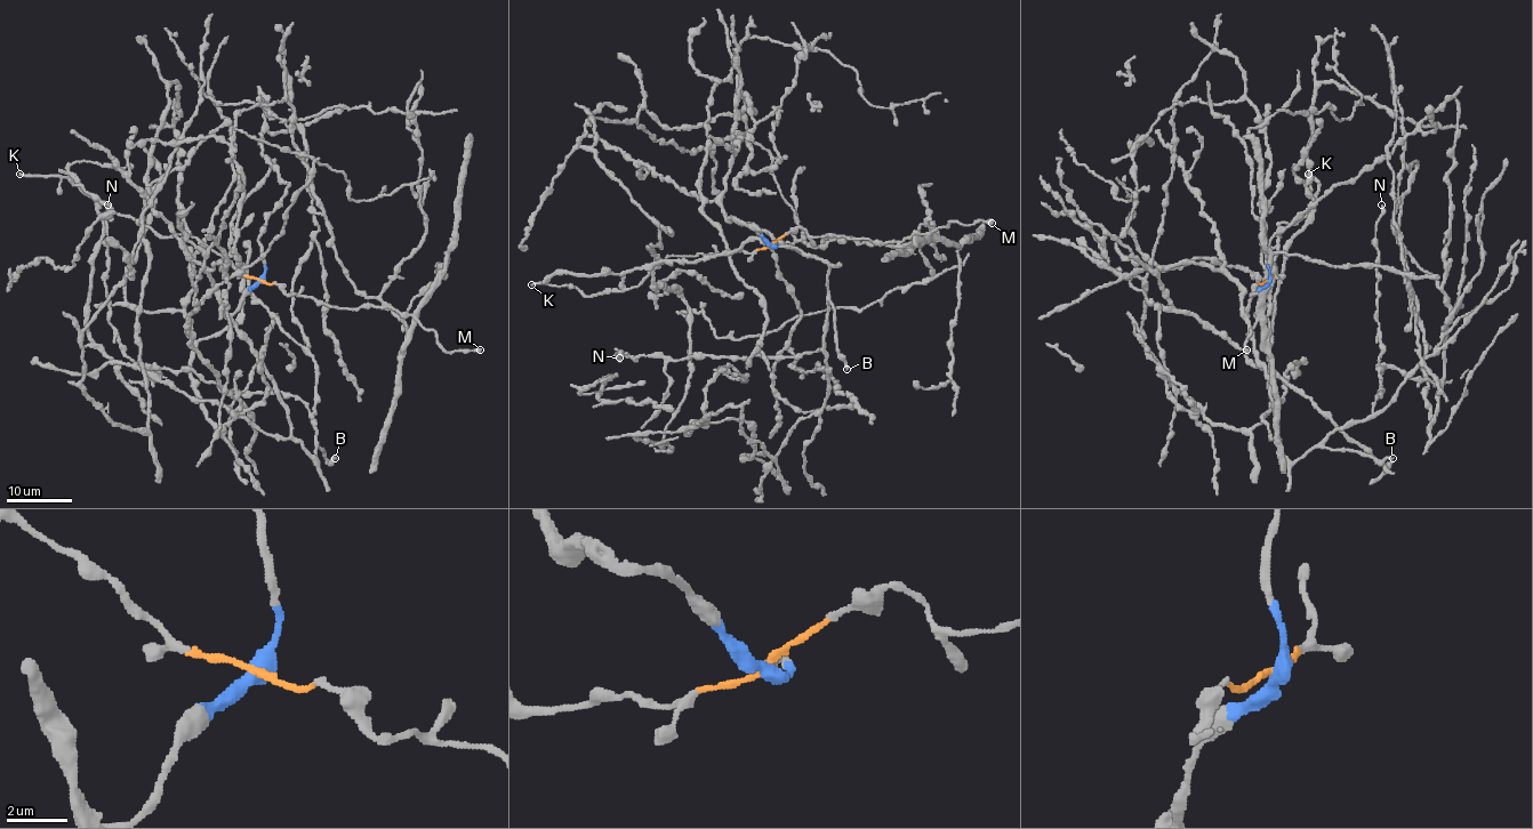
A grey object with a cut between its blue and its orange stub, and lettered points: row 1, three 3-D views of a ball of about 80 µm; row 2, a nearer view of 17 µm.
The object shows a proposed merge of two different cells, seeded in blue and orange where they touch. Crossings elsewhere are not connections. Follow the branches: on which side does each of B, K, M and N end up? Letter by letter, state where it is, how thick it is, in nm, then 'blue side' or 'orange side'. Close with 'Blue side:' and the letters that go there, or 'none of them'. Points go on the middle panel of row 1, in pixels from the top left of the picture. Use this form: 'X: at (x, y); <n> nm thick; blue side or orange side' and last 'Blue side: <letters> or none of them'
B: at (847, 369); 240 nm thick; blue side
K: at (531, 284); 200 nm thick; orange side
M: at (992, 223); 500 nm thick; orange side
N: at (619, 357); 200 nm thick; blue side
Blue side: B, N

